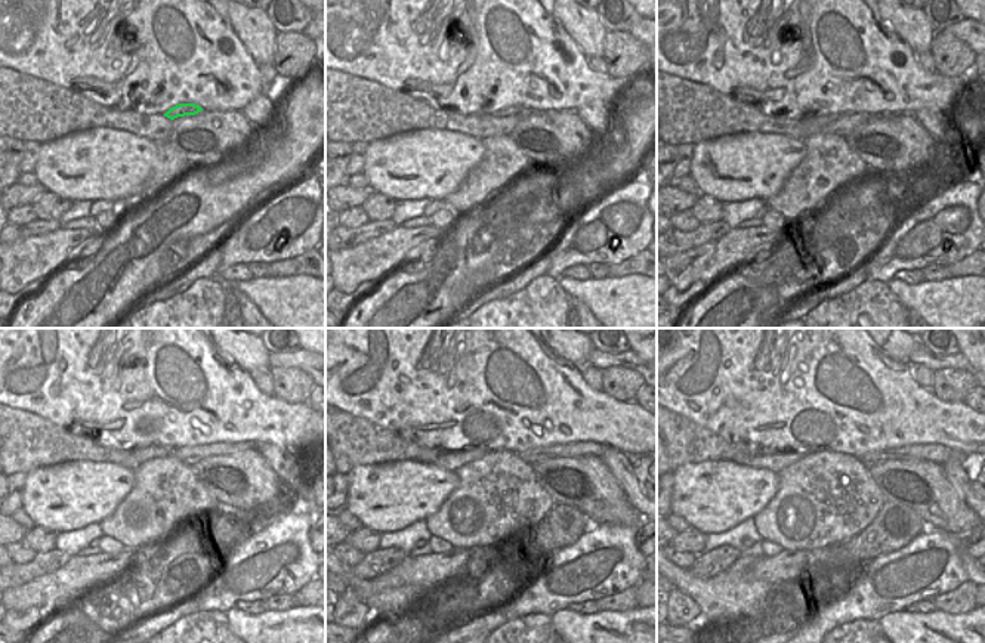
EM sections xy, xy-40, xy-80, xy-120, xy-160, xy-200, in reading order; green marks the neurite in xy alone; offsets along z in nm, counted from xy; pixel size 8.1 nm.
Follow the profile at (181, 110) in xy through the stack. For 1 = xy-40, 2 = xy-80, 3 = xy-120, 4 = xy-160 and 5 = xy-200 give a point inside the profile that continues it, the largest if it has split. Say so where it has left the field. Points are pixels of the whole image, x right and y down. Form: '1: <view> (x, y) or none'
1: xy-40 (516, 110)
2: xy-80 (815, 120)
3: xy-120 (144, 454)
4: xy-160 (451, 461)
5: xy-200 (777, 461)

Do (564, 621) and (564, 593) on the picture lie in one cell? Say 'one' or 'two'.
two

